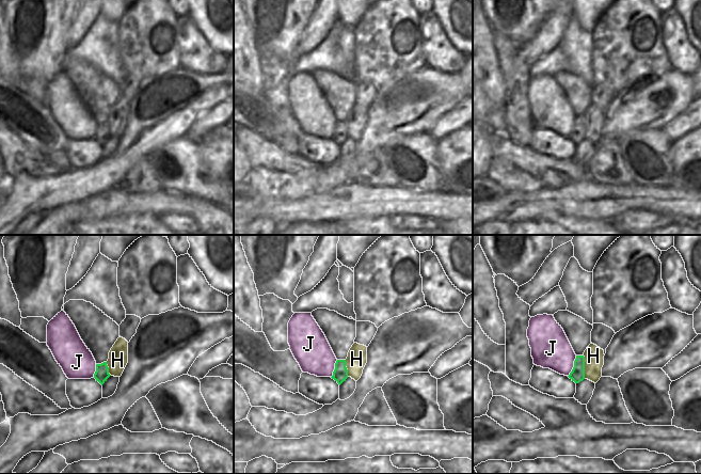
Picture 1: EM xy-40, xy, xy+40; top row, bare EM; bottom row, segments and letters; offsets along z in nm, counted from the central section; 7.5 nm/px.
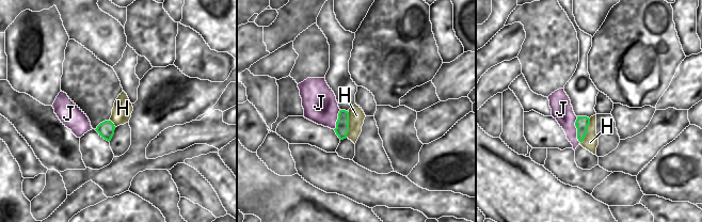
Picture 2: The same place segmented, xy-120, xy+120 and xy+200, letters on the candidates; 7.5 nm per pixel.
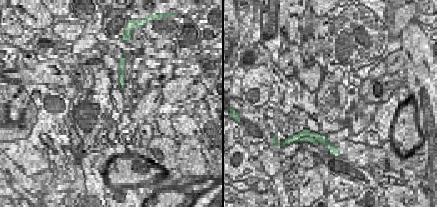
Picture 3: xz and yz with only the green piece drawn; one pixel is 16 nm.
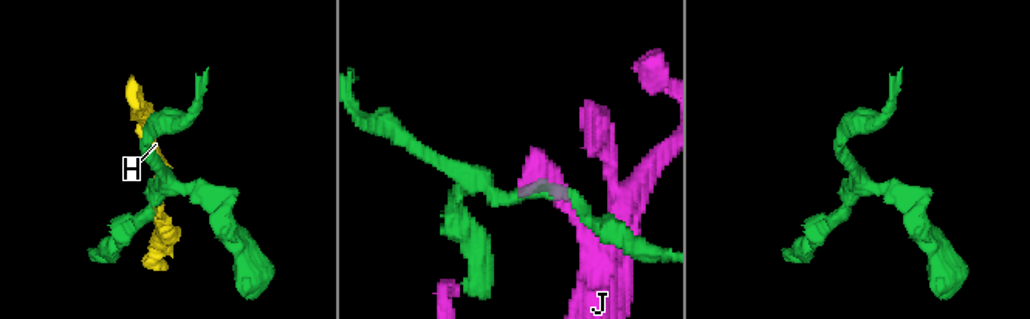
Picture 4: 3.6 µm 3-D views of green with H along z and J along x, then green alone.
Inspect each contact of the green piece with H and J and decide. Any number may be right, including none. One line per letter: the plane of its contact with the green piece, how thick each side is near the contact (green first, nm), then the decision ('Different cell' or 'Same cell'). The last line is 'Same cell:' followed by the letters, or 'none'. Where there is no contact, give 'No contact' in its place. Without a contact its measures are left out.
H: Touches green in xy+40. Thickness 110 nm (green) against 140 nm. Different cell
J: Touches green in xy+40. Thickness 110 nm (green) against 300 nm. Different cell
Same cell: none.

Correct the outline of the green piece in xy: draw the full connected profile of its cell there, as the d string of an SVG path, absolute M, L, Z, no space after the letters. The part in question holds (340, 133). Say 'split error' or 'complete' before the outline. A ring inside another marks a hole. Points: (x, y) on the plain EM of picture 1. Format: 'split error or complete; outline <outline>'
complete; outline M337 121L335 124L335 130L333 132L334 140L339 146L348 139L348 130L346 128L346 121Z

